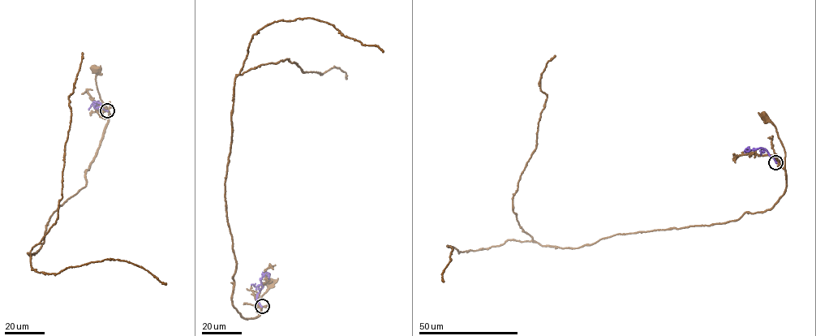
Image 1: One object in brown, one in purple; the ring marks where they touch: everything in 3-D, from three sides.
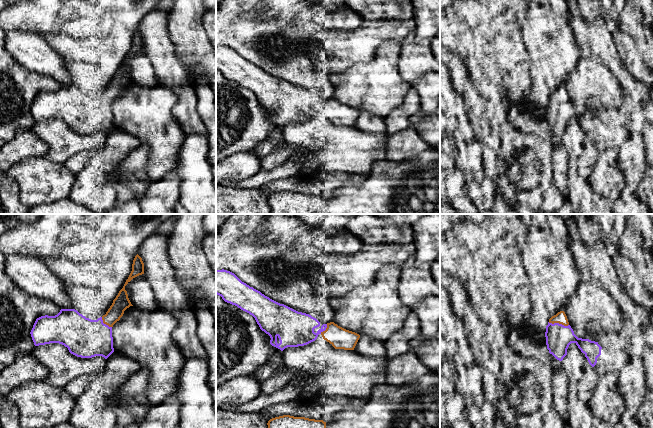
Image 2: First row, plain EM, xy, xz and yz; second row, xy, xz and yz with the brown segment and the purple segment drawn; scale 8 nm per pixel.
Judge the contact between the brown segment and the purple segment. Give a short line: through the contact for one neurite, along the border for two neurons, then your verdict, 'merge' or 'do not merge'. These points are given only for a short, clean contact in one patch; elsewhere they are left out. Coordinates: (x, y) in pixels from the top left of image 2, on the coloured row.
do not merge

